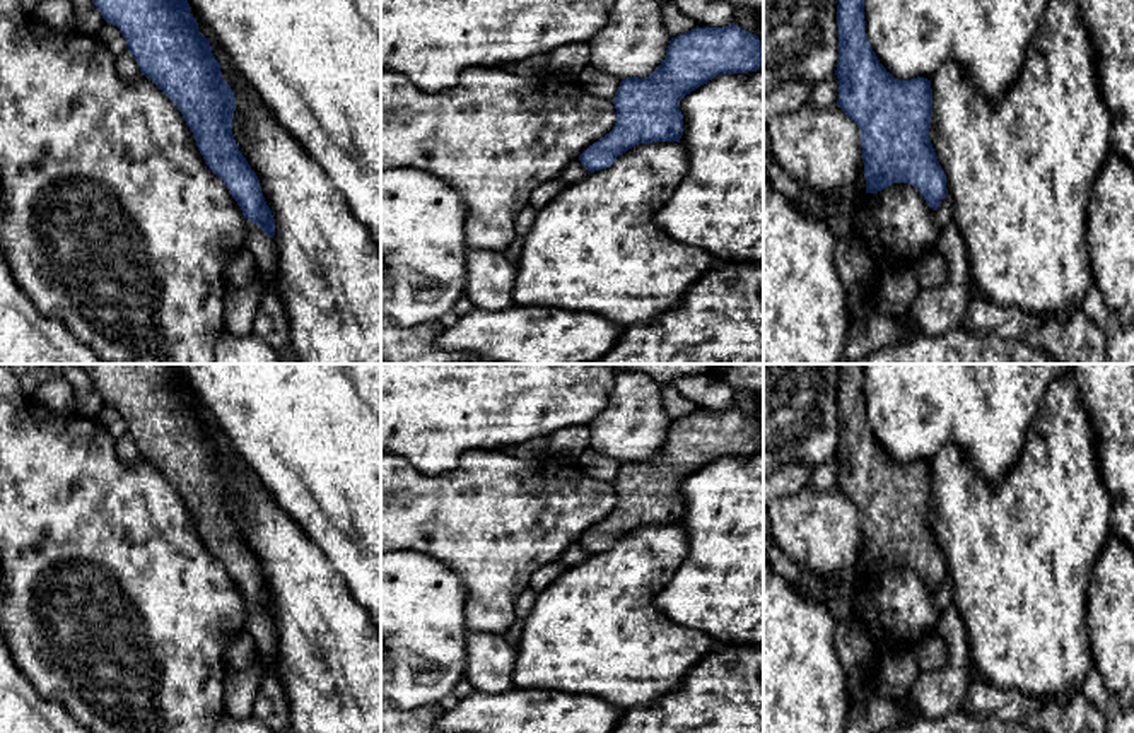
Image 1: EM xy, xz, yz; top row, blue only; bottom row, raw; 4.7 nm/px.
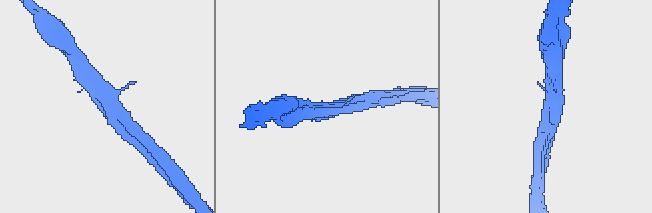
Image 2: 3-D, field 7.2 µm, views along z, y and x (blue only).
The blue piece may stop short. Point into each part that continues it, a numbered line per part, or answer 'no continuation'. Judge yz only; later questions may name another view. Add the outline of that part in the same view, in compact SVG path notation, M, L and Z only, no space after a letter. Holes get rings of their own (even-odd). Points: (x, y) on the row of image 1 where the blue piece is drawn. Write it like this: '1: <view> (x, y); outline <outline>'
no continuation

